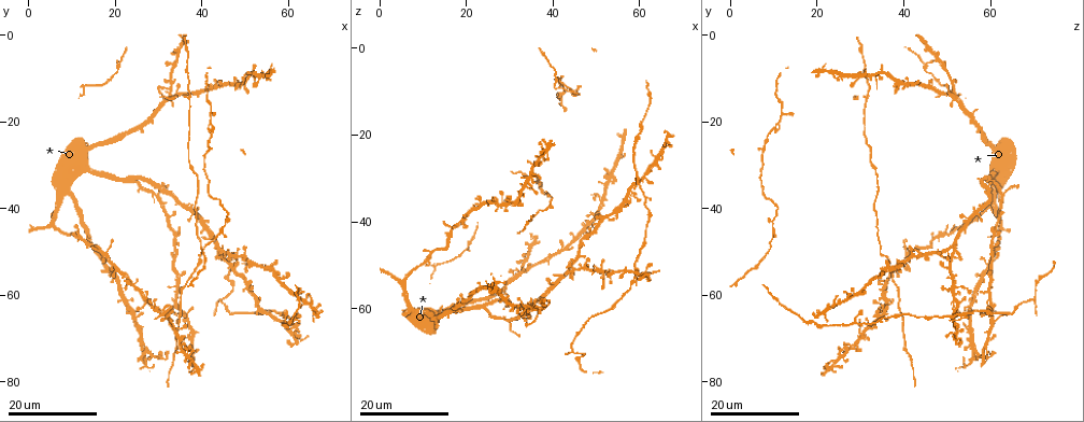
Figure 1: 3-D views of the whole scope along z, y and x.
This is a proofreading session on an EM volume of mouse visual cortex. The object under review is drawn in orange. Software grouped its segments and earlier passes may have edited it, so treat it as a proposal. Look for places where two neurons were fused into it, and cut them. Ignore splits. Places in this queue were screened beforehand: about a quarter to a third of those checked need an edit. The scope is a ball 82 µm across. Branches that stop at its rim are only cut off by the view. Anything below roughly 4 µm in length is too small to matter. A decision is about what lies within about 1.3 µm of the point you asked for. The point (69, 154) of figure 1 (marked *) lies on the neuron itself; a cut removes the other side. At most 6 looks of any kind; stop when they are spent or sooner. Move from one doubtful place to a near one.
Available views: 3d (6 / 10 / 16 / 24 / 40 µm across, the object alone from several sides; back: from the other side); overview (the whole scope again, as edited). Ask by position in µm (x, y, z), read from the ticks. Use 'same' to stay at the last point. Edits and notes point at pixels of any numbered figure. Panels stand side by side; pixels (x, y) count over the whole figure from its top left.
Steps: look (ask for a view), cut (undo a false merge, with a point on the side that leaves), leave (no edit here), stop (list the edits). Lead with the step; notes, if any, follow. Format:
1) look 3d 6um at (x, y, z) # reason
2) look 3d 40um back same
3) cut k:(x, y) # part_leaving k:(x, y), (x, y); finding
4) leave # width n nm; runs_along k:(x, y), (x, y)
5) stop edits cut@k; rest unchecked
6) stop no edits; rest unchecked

look 3d 24um at (37.0, 65.5, 61.0)

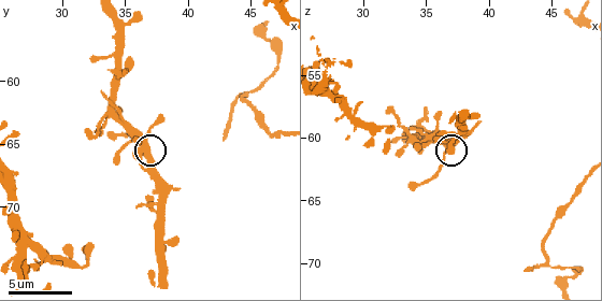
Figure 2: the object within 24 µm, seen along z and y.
look 3d 10um same

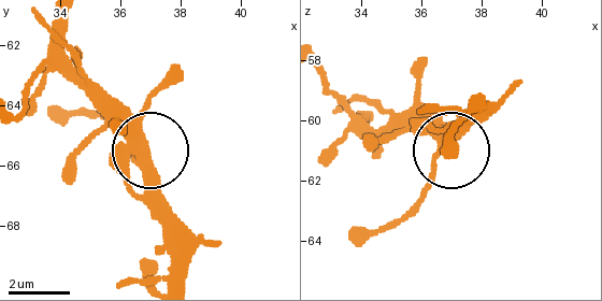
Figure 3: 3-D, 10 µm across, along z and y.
look 3d 10um back same

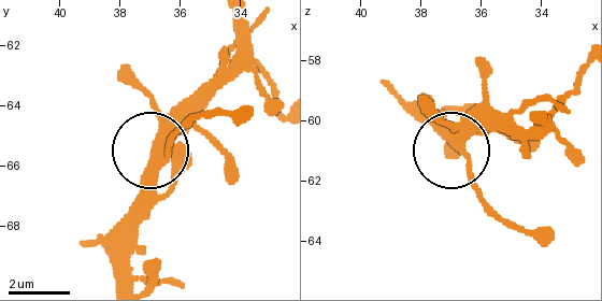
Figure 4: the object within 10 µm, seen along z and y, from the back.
leave # runs_along 4:(533, 123), (457, 140), (495, 215); all the same neuron

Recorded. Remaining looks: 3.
look 3d 24um at (51.5, 9.0, 35.5) # thin arm on a thick one

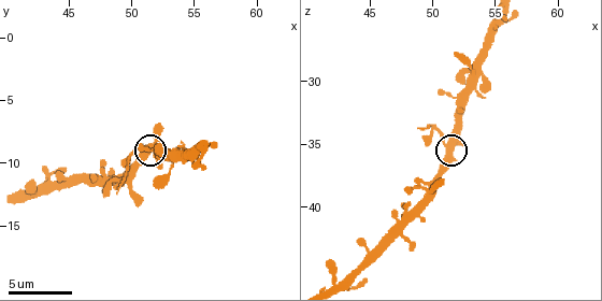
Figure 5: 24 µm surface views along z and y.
look 3d 6um same # zoom in

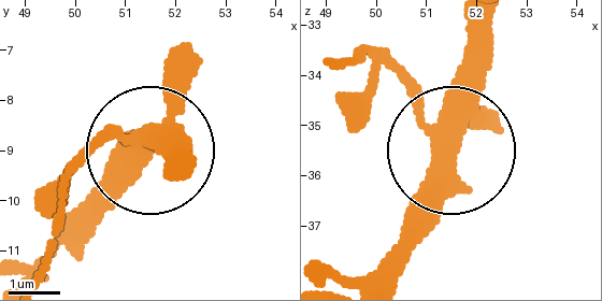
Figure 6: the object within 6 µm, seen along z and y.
look 3d 6um back at (51.20, 8.75, 35.15)

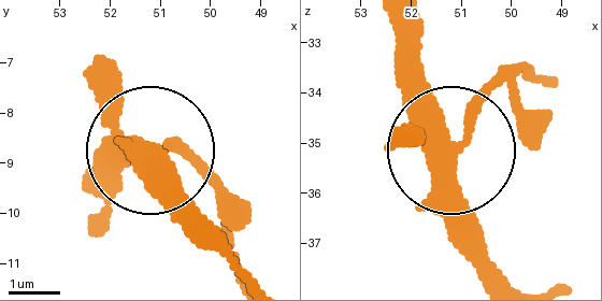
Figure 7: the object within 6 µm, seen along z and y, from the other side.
cut 7:(224, 202) # arms 3; a second neuron is stuck on

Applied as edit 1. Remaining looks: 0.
stop edits cut@7; rest unchecked

